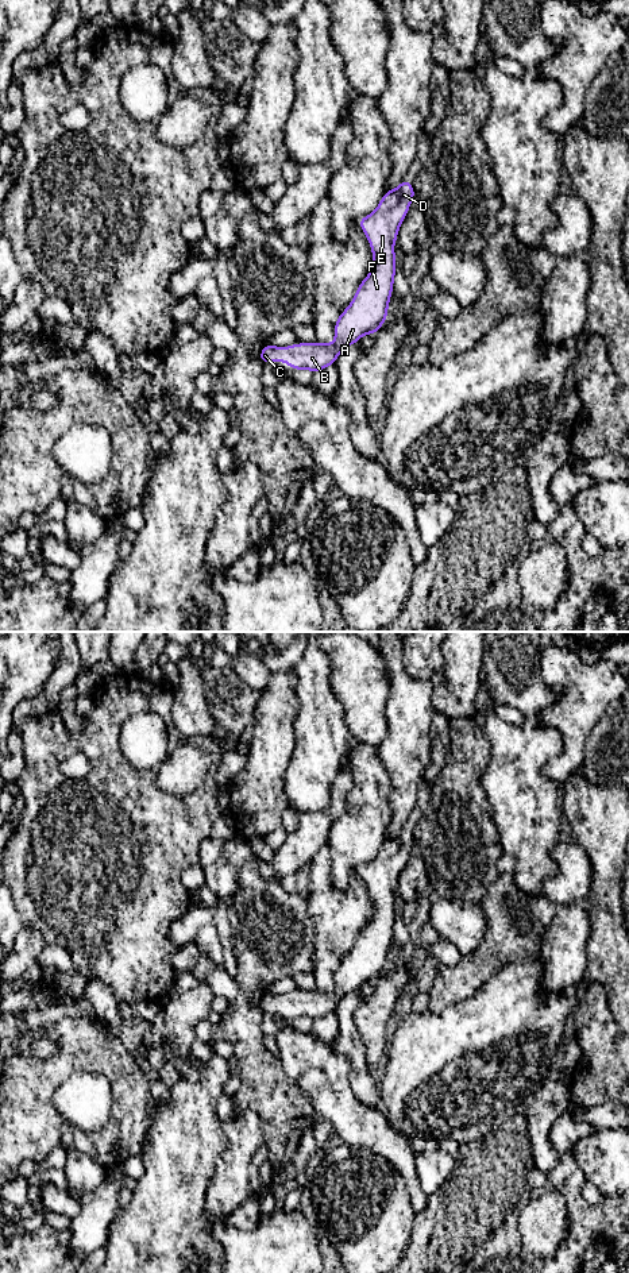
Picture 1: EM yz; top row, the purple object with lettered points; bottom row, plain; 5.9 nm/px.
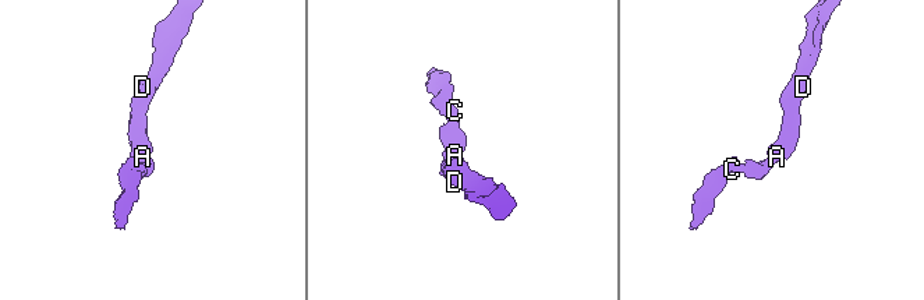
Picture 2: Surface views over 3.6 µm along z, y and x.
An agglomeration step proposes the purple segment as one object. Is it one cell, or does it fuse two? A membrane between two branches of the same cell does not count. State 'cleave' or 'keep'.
keep

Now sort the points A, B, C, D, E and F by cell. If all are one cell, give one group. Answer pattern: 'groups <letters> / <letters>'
groups A B C D E F

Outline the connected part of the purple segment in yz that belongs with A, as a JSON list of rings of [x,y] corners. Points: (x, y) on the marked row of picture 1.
[[[402,180],[397,189],[386,190],[378,208],[371,215],[358,221],[373,248],[373,269],[360,282],[351,304],[337,317],[335,342],[332,344],[300,343],[290,347],[267,344],[259,354],[262,363],[285,362],[290,364],[292,371],[306,369],[316,373],[333,364],[340,352],[355,344],[364,333],[377,333],[381,325],[386,323],[393,293],[394,242],[414,196],[412,182]]]

